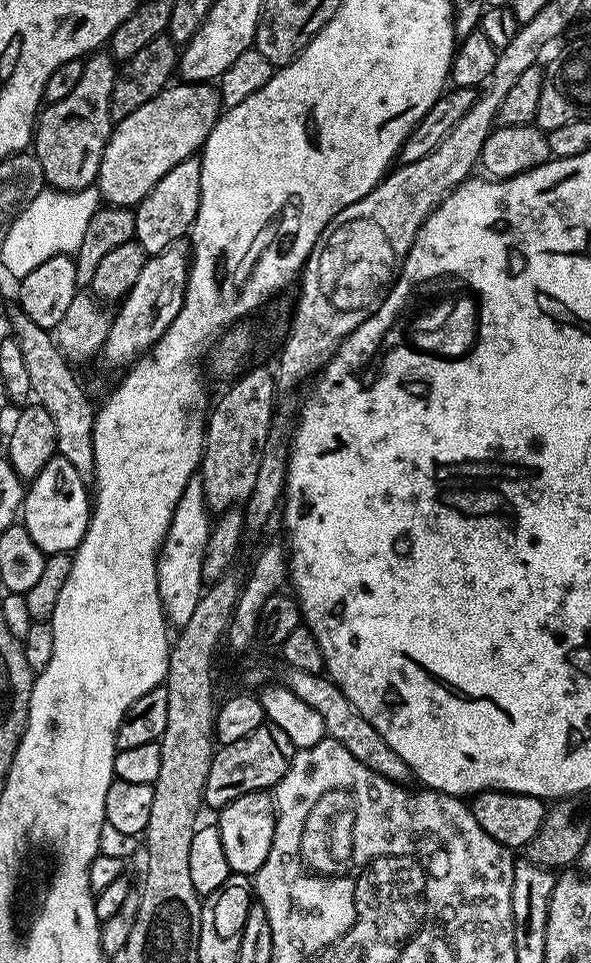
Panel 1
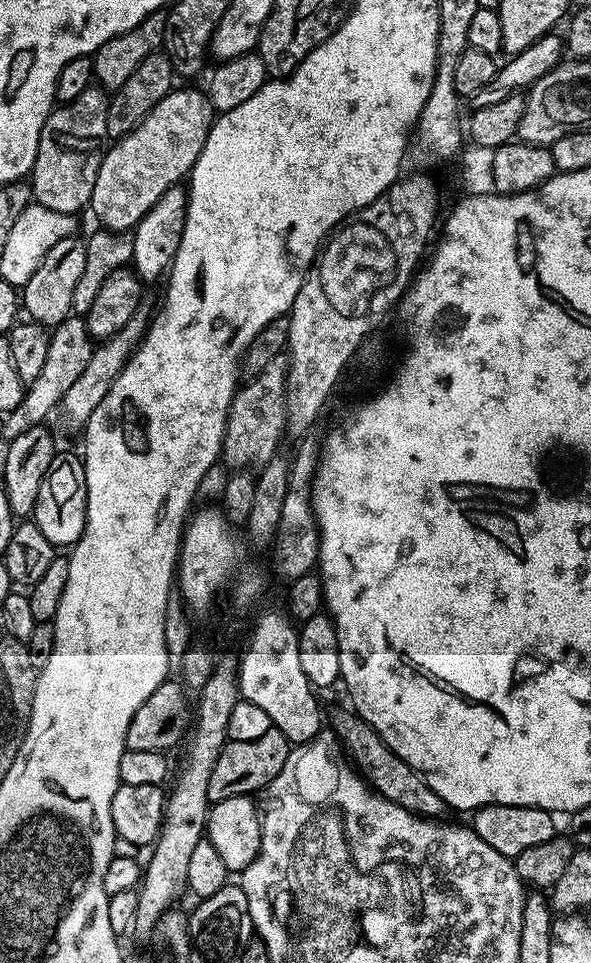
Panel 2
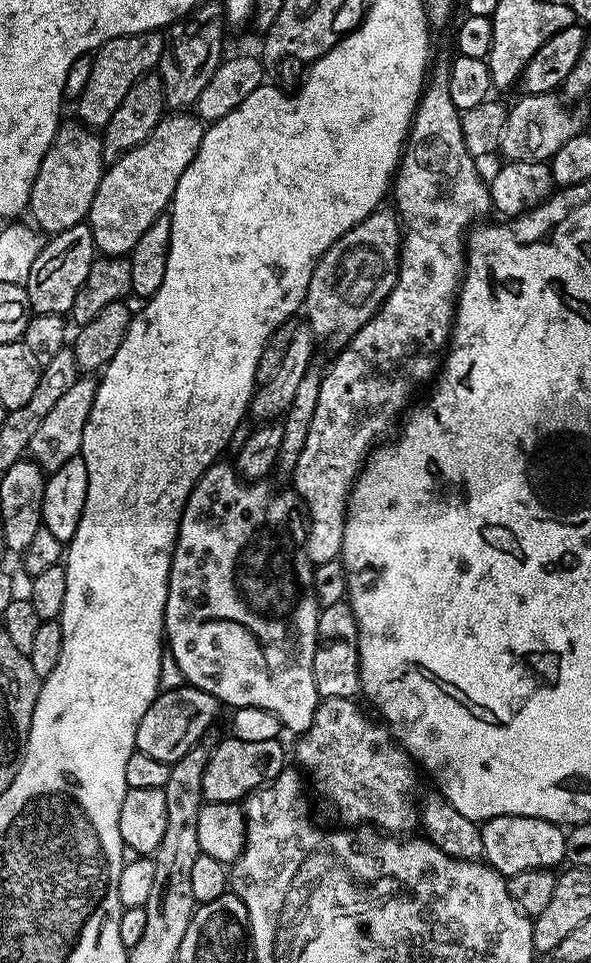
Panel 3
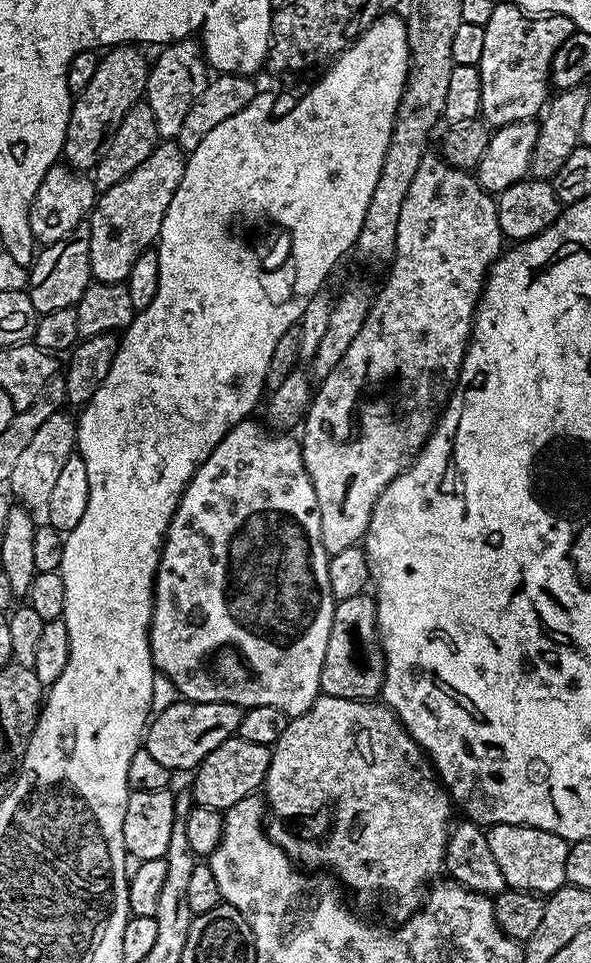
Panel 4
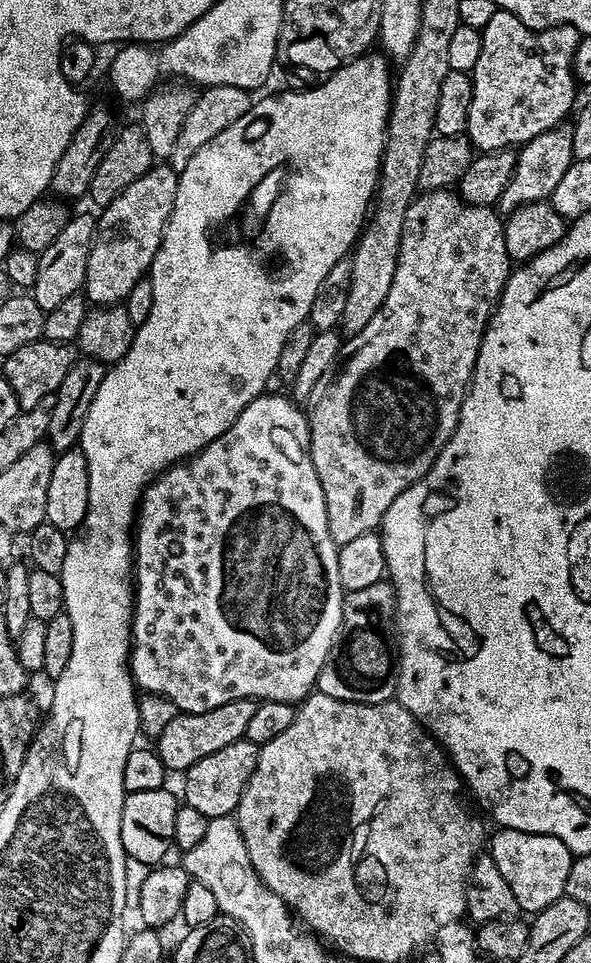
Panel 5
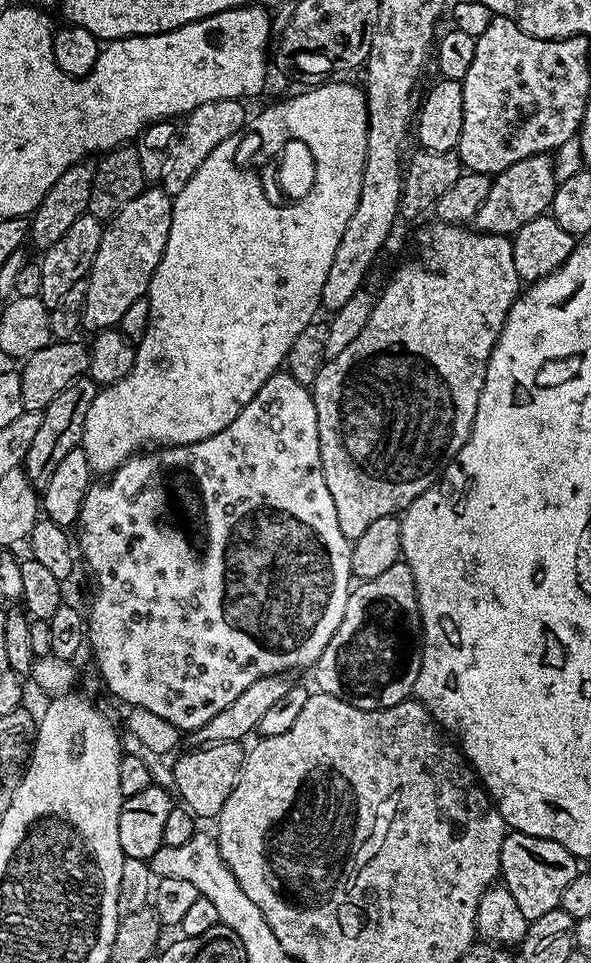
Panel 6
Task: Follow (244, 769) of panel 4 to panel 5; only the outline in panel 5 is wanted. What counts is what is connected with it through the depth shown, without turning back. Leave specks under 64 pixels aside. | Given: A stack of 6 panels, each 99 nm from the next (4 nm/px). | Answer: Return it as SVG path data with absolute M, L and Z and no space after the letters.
M245 739L235 740L230 742L230 746L222 746L222 750L217 750L215 754L210 754L208 757L194 762L194 766L190 766L182 776L182 780L184 780L183 803L194 806L194 810L206 814L209 820L219 816L232 816L242 798L242 794L246 790L246 782L250 782L250 774L254 774L254 766L258 766L259 753L260 745Z

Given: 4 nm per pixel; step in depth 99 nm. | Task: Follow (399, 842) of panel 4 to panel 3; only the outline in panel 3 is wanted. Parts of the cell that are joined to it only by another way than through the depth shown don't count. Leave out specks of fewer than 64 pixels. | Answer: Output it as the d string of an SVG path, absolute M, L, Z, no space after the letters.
M323 698L316 706L314 722L299 737L296 760L305 773L316 779L316 788L336 807L336 812L348 826L371 826L388 834L408 834L418 824L418 791L416 792L417 765L411 756L396 743L383 723L371 720L356 705L355 699Z

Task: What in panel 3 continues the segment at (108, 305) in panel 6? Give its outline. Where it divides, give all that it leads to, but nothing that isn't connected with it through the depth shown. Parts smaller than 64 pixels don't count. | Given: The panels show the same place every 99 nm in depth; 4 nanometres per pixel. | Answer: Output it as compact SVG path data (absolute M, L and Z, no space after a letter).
M188 110L173 111L160 119L146 142L107 165L86 217L97 253L122 257L132 253L142 234L169 211L174 190L190 162L194 162L205 131L205 121L199 116Z

